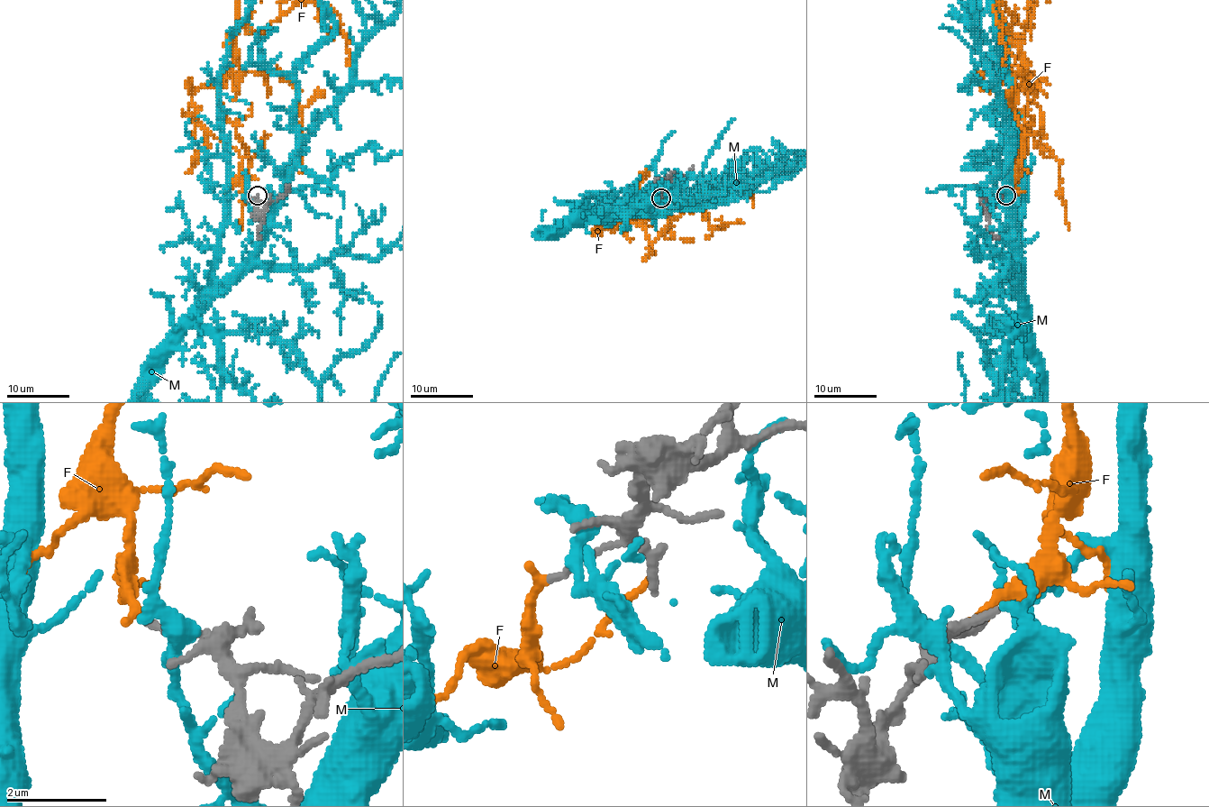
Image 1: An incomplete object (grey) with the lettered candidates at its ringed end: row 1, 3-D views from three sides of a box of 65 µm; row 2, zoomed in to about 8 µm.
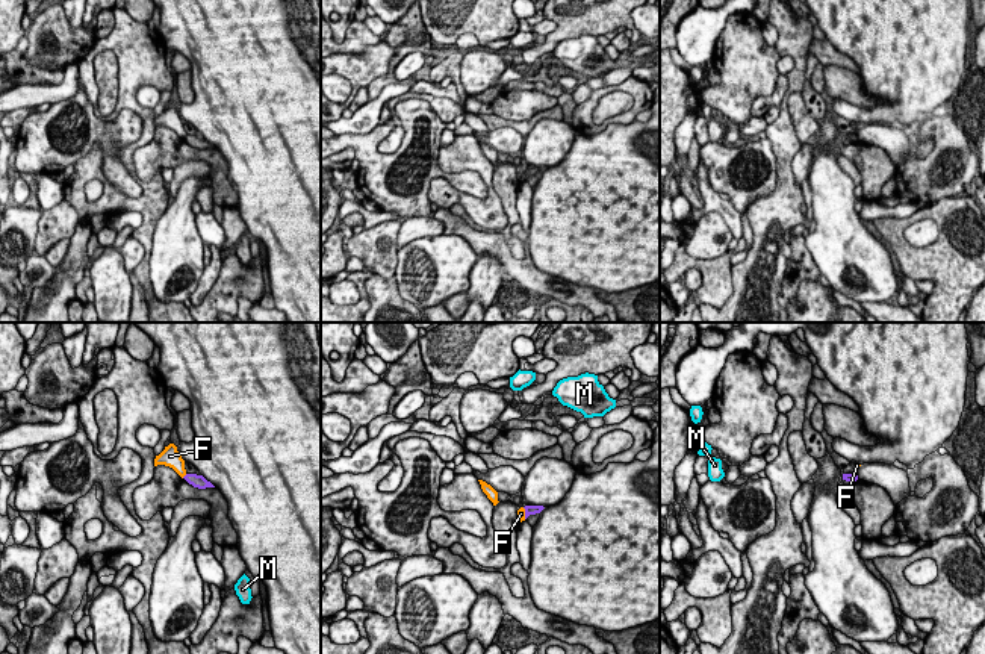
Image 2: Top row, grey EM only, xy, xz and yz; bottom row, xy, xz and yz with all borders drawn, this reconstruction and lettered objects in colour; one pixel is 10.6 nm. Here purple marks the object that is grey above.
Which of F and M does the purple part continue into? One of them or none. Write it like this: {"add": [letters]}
{"add": []}

